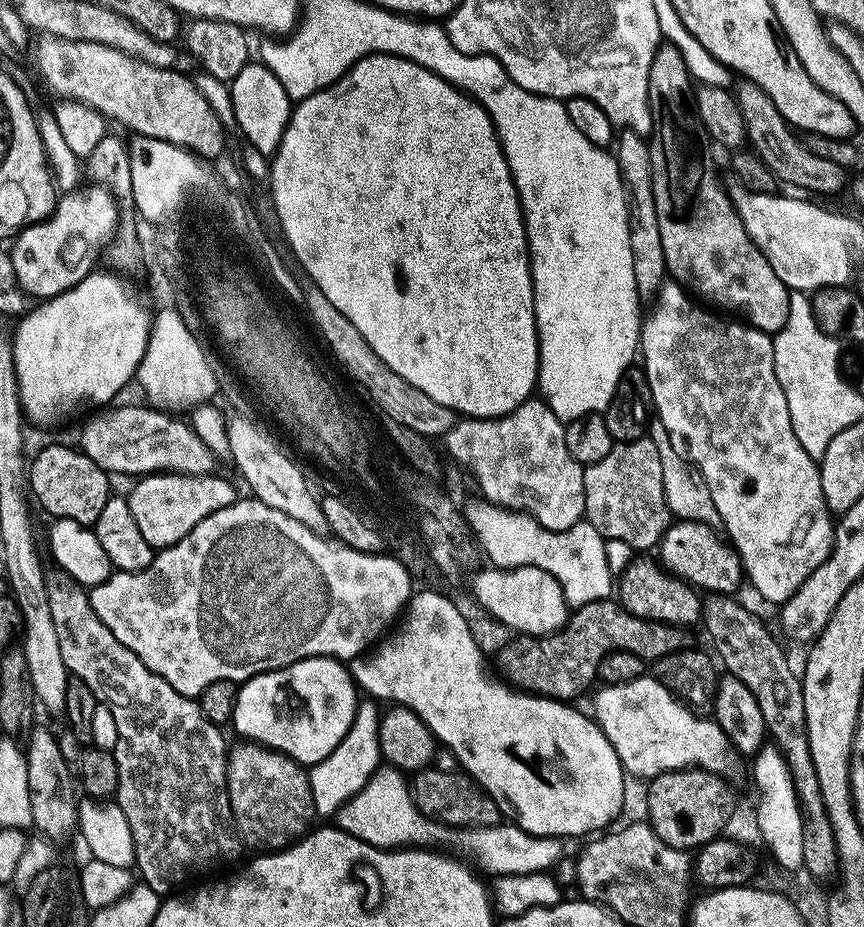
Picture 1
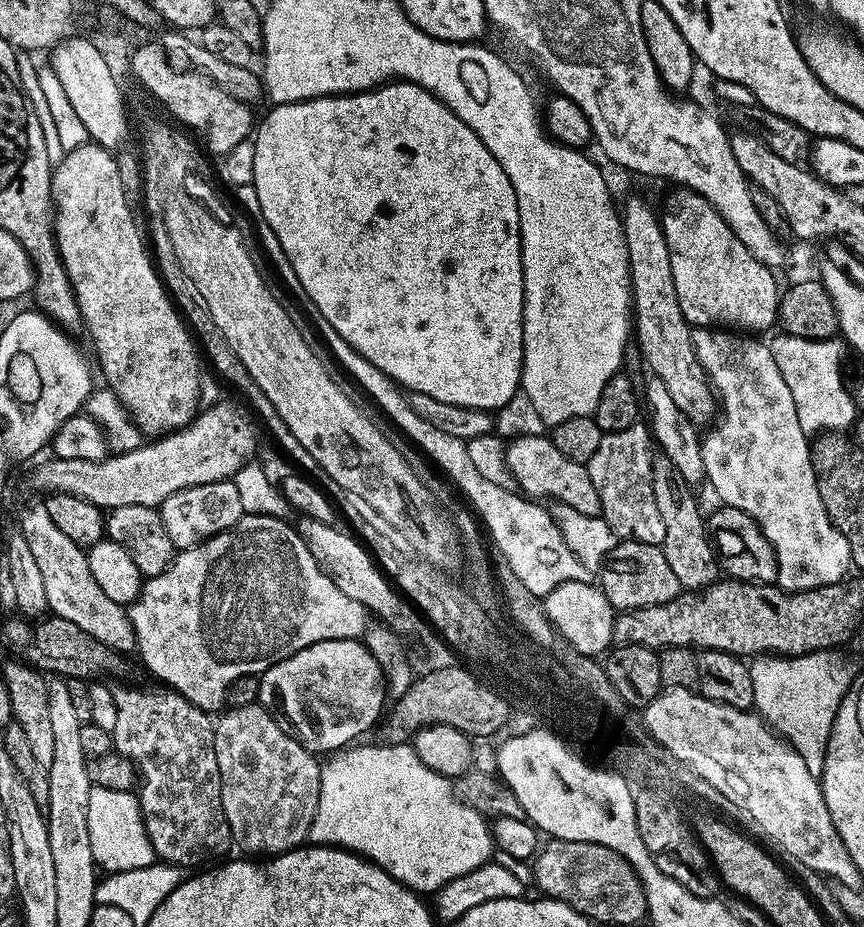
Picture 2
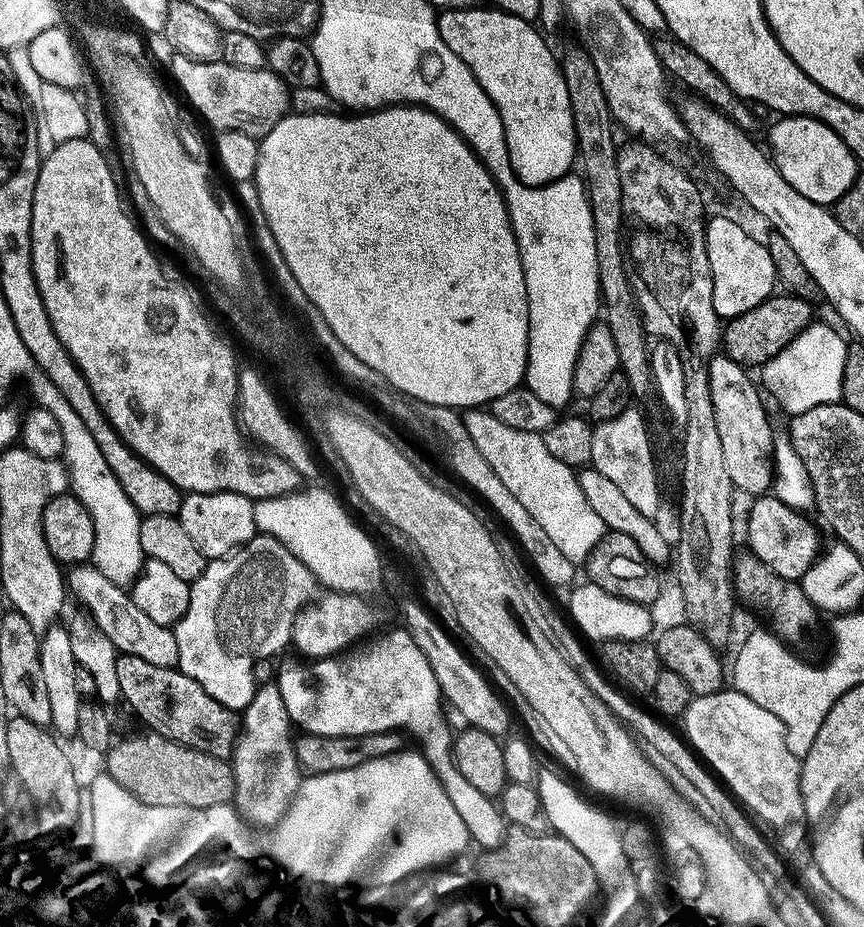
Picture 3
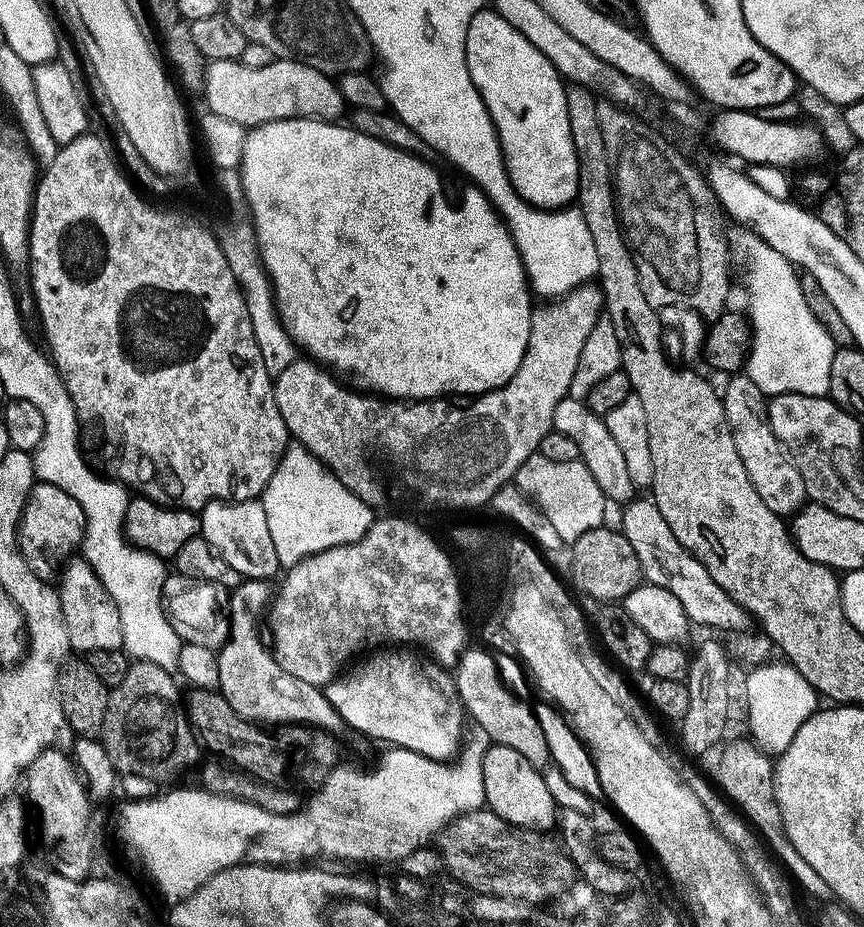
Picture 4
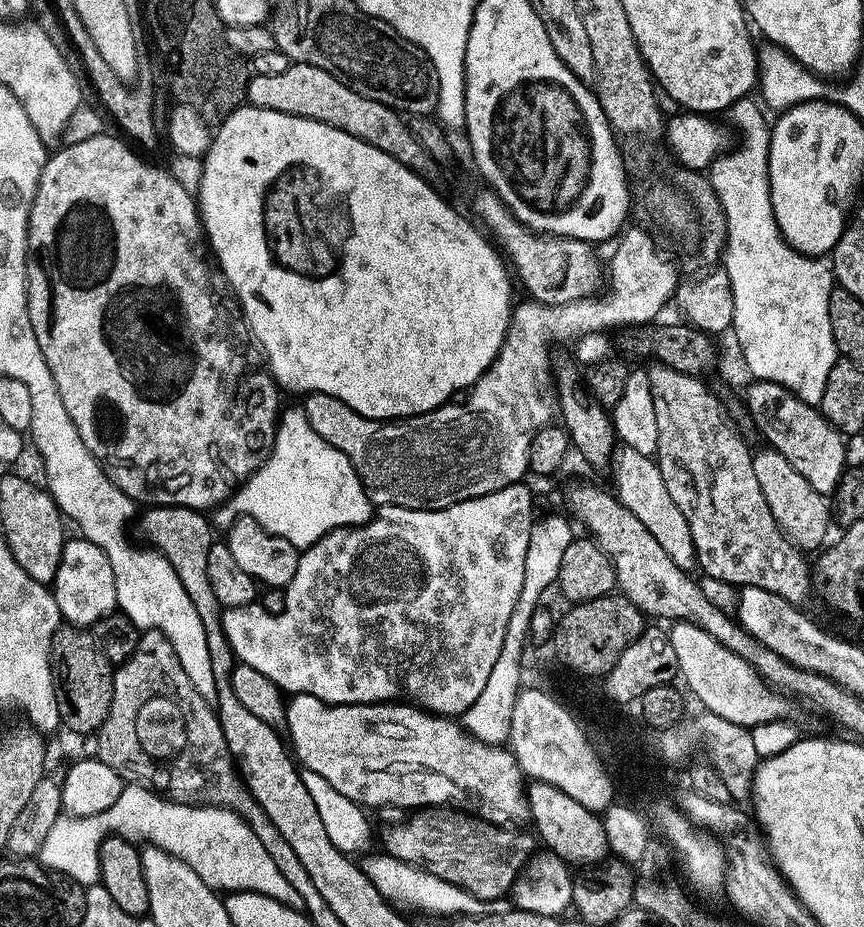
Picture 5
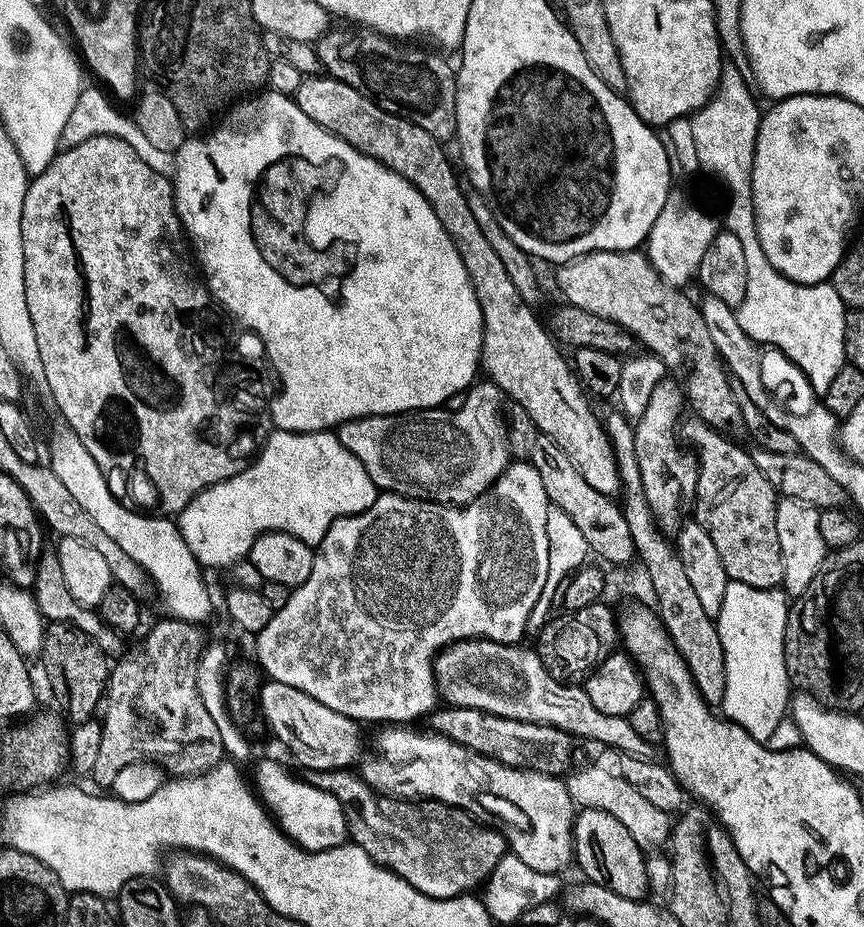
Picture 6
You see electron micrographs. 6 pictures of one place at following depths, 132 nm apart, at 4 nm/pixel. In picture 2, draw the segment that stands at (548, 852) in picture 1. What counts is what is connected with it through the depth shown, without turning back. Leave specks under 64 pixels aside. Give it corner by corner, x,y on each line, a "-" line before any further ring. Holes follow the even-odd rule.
408,744
353,747
333,755
323,765
321,802
314,818
311,843
325,848
343,848
383,868
386,874
404,883
411,892
435,894
450,882
478,870
493,859
494,837
485,817
456,797
447,776
430,770

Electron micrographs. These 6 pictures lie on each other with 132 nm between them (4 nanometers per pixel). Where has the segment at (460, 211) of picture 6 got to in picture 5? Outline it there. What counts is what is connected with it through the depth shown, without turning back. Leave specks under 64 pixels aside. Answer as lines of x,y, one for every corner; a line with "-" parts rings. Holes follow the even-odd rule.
293,64
290,70
286,70
286,74
277,74
275,78
253,75
248,82
247,103
254,108
290,114
325,124
334,130
342,130
350,134
350,138
358,138
382,150
390,158
405,164
411,172
425,178
441,175
440,165
428,153
426,146
418,142
418,138
412,133
411,123
401,113
395,108
388,108
382,102
374,102
358,94
351,84
321,68

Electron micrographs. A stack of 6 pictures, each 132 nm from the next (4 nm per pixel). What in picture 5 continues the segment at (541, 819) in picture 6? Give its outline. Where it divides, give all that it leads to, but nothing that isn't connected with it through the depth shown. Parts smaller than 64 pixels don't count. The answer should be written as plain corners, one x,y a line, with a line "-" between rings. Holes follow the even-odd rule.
300,695
293,697
286,706
286,725
290,730
288,733
290,744
297,758
297,761
310,772
322,776
326,782
338,790
343,797
350,799
360,807
373,810
372,808
398,808
400,810
420,810
428,807
447,807
450,805
468,806
464,804
472,803
476,806
475,811
481,819
490,821
492,824
502,826
522,826
525,822
531,821
528,798
526,792
526,774
522,771
520,763
515,755
505,747
490,746
477,740
453,719
438,717
419,707
410,704
325,704
321,699
312,695

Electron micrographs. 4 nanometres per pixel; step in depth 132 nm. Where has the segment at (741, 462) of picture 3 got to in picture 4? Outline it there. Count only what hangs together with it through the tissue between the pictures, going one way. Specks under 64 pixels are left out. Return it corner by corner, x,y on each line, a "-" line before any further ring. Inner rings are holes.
746,374
731,377
732,385
728,393
723,393
724,409
734,434
734,442
738,446
738,454
742,458
742,466
746,466
746,474
750,474
750,482
754,482
754,490
758,490
758,498
774,510
781,518
795,517
801,508
809,503
806,482
802,482
802,474
796,468
792,457
780,445
780,439
774,434
768,417
768,400
758,386

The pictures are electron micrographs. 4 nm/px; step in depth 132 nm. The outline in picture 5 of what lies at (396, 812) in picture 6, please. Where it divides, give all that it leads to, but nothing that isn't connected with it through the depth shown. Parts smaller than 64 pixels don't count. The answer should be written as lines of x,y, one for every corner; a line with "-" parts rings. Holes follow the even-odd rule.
452,806
417,811
408,816
405,824
396,824
385,834
383,851
466,890
474,898
504,900
532,860
537,841
532,841
524,830
509,830
464,812

